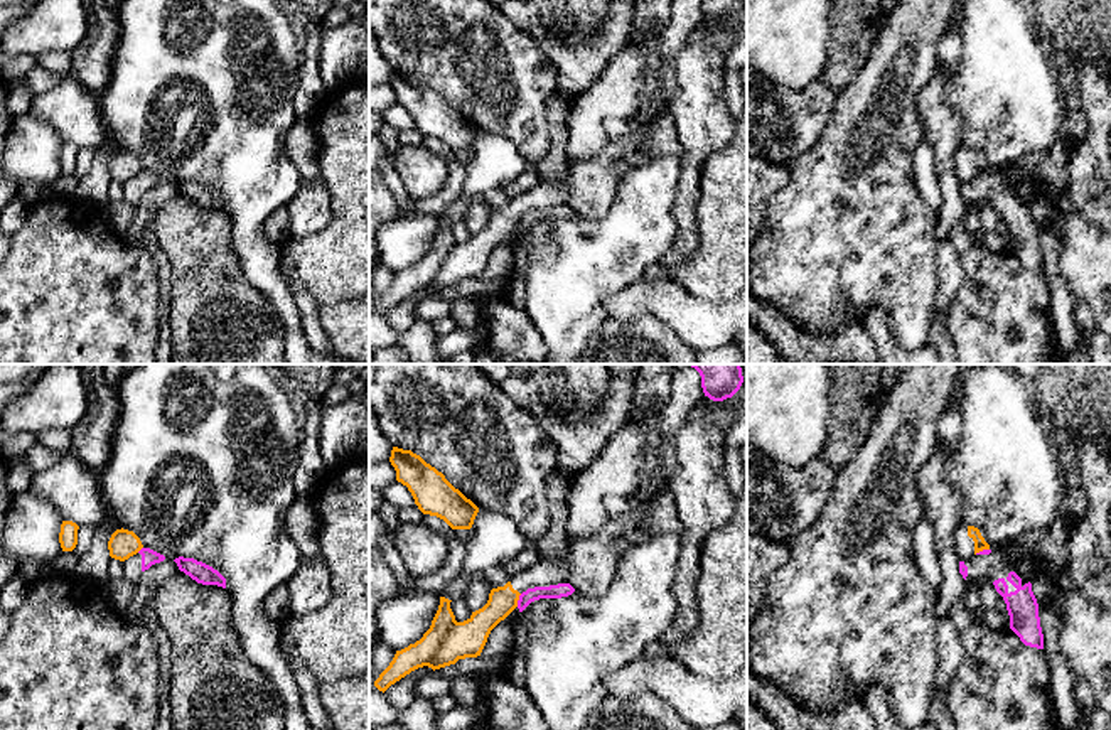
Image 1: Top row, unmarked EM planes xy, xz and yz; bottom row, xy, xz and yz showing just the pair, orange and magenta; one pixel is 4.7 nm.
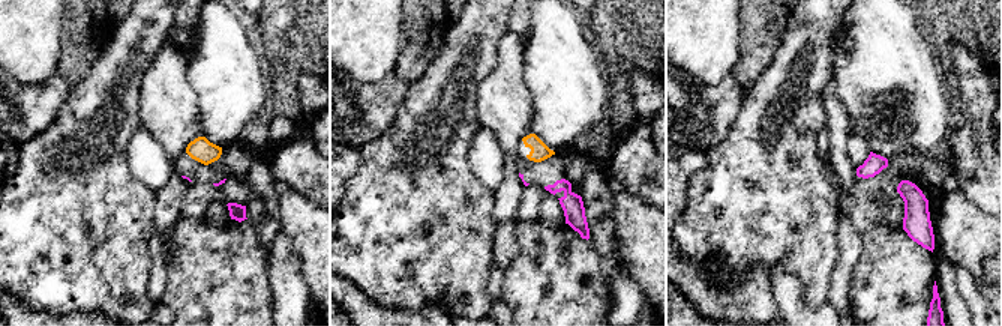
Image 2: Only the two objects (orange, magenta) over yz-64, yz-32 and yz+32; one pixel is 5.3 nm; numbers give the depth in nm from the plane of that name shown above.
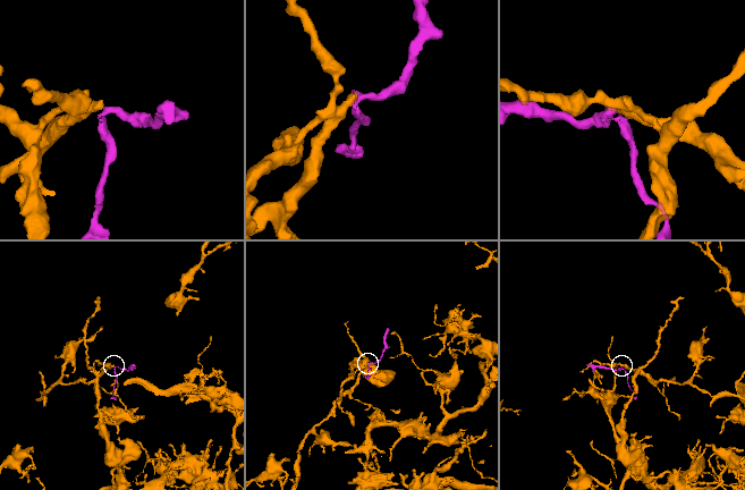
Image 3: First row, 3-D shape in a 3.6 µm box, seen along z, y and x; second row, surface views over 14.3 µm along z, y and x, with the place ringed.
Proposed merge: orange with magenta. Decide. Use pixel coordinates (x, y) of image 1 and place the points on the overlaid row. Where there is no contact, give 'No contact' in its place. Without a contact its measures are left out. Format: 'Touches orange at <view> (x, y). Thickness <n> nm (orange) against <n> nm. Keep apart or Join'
Touches orange at xz (518, 599). Thickness 140 nm (orange) against 70 nm. Keep apart

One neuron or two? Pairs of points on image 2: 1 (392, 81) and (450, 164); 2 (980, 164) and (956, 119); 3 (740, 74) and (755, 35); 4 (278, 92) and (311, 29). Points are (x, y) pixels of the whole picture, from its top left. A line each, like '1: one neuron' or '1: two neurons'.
1: two neurons
2: two neurons
3: one neuron
4: one neuron

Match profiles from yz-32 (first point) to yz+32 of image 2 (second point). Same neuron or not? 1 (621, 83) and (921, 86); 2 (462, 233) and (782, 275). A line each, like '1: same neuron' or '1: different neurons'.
1: different neurons
2: different neurons

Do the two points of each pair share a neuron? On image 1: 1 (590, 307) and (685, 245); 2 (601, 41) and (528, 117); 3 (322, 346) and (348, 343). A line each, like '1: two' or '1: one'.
1: two
2: two
3: two

